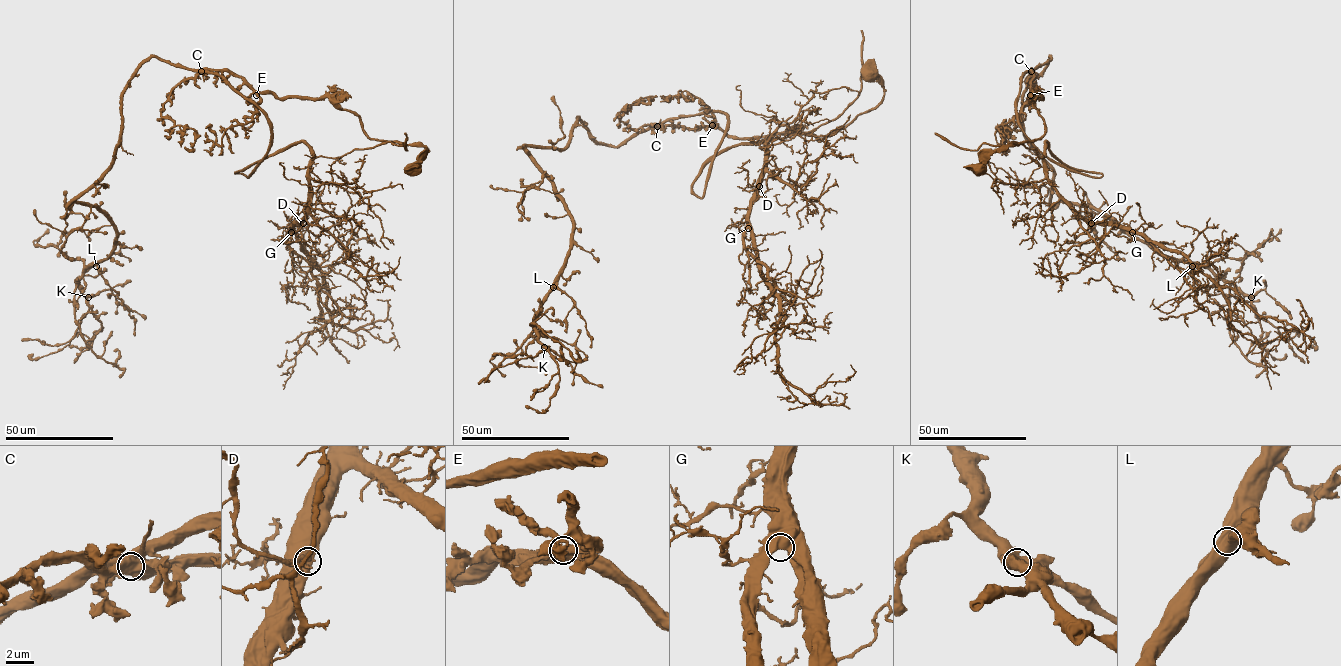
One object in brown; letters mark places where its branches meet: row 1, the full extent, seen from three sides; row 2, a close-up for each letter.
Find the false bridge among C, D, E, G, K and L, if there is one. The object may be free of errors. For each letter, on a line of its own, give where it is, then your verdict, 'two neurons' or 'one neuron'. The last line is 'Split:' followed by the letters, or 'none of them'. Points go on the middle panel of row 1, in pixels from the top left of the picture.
C: (657, 126) | two neurons
D: (759, 186) | one neuron
E: (712, 125) | one neuron
G: (748, 228) | one neuron
K: (544, 347) | one neuron
L: (553, 287) | one neuron
Split: C

